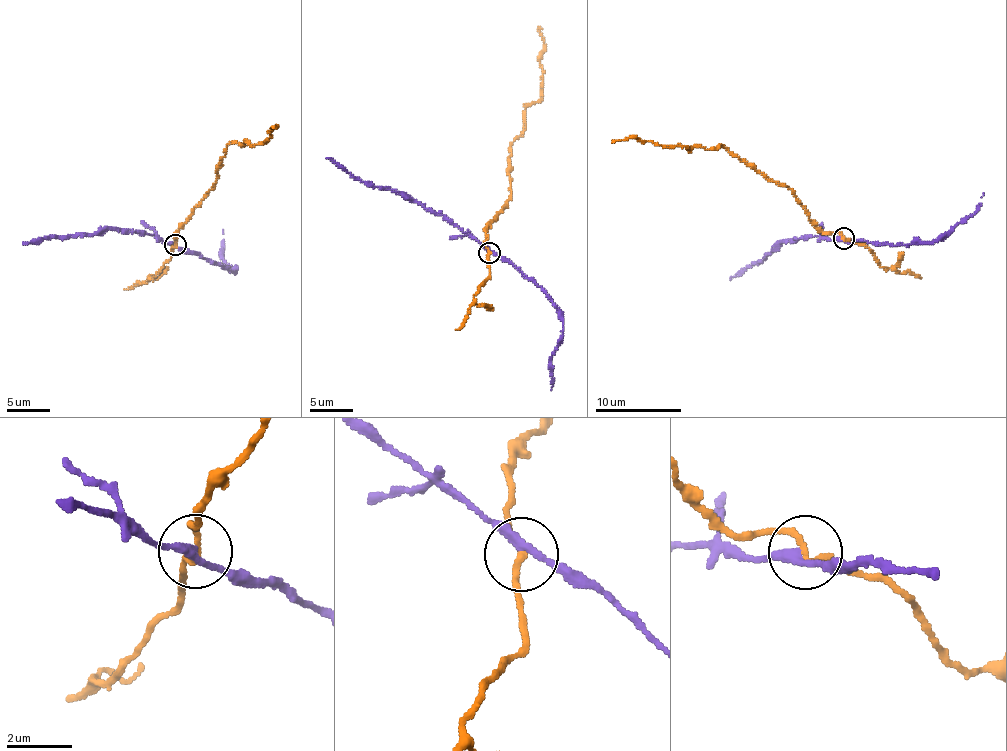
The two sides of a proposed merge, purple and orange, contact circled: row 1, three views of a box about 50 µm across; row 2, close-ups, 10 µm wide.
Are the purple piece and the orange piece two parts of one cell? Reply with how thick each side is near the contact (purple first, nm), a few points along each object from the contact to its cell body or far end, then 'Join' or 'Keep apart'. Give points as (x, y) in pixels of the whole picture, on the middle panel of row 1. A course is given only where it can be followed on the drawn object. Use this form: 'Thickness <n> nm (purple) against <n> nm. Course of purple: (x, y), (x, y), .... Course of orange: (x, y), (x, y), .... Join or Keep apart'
Thickness 240 nm (purple) against 170 nm. Course of purple: (489, 251), (416, 202), (390, 189), (354, 179), (326, 158). Course of orange: (489, 253), (485, 227), (509, 200), (512, 142), (523, 129), (525, 109), (540, 98), (544, 40), (538, 26). Keep apart

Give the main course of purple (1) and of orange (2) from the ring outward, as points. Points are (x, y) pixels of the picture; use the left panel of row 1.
1: (175, 245), (164, 243), (154, 235), (110, 229), (84, 235), (50, 235), (23, 244)
2: (174, 245), (176, 230), (216, 182), (229, 144), (263, 142), (277, 126), (272, 128)

